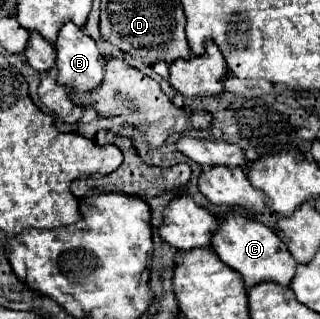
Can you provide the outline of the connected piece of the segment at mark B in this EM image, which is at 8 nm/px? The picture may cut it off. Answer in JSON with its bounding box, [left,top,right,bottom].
[53,23,105,91]

